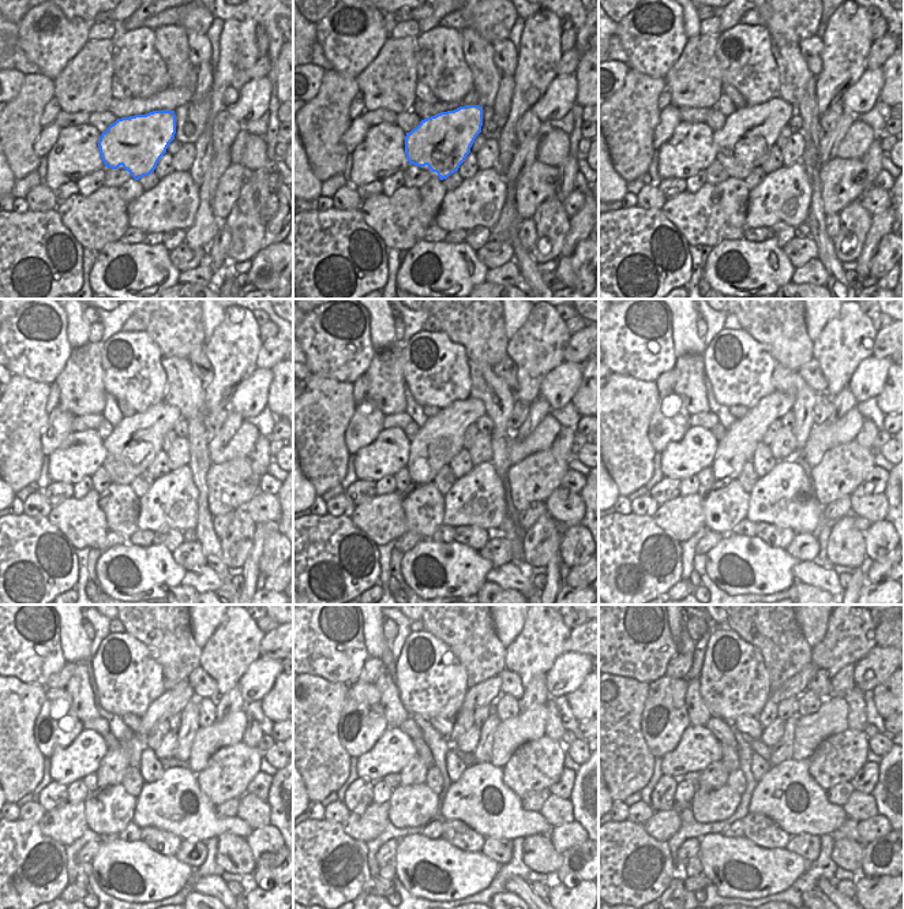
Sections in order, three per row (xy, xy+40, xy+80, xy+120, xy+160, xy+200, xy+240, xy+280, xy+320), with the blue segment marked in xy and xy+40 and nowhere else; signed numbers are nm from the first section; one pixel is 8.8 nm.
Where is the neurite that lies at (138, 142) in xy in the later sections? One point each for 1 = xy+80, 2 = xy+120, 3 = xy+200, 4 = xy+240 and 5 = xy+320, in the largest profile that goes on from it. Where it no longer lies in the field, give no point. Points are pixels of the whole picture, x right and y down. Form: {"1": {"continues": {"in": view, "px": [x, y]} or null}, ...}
{"1": {"continues": {"in": "xy+80", "px": [753, 130]}}, "2": {"continues": {"in": "xy+120", "px": [139, 437]}}, "3": {"continues": {"in": "xy+200", "px": [751, 427]}}, "4": {"continues": {"in": "xy+240", "px": [172, 702]}}, "5": {"continues": {"in": "xy+320", "px": [796, 685]}}}

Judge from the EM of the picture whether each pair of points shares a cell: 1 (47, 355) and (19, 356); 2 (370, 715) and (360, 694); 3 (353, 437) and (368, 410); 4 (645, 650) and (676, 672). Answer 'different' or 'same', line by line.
1: same
2: same
3: same
4: different

